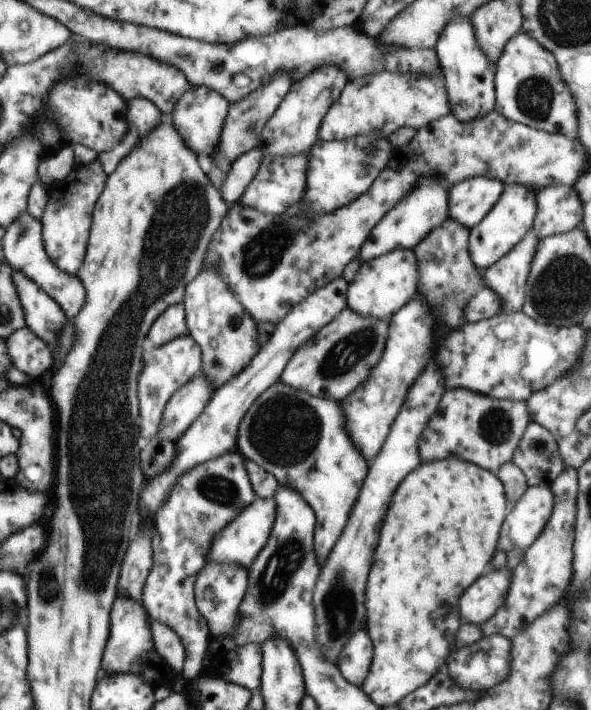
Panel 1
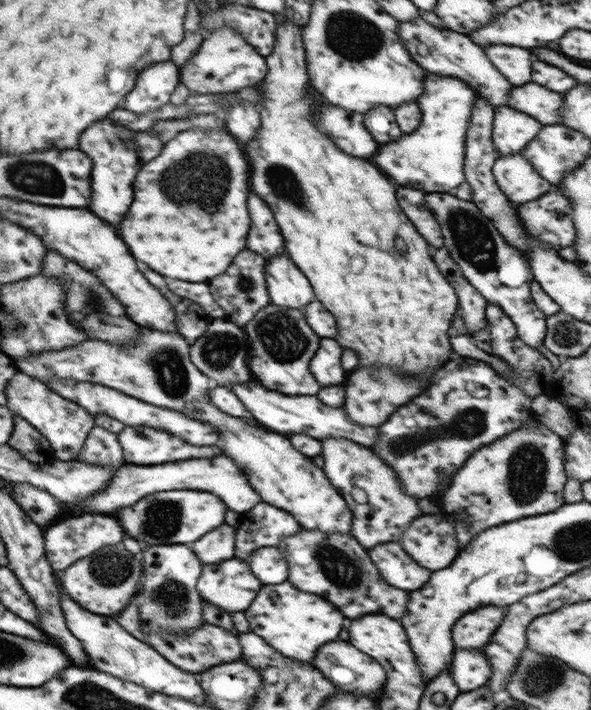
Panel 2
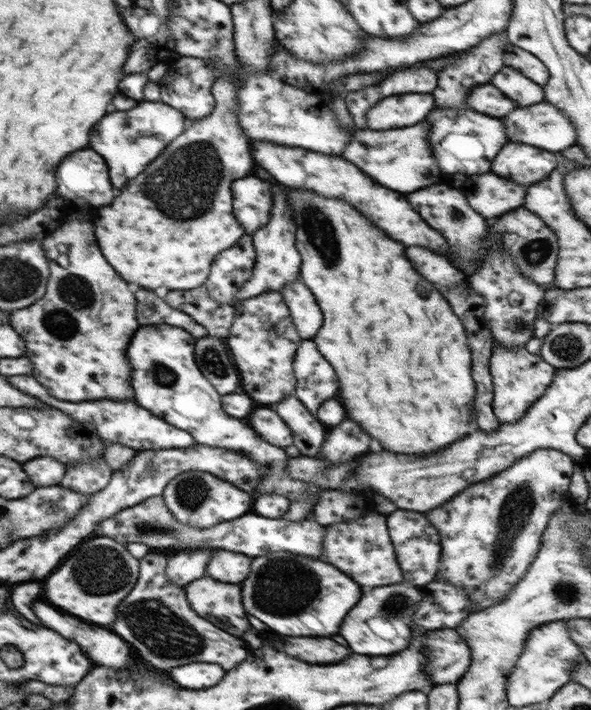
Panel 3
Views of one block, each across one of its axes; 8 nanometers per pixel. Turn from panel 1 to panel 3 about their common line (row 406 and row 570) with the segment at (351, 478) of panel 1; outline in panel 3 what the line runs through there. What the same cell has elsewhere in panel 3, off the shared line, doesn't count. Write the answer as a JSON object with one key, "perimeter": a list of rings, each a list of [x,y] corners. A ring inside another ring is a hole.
{"perimeter":[[[273,552],[253,557],[249,575],[239,585],[247,614],[252,614],[270,630],[284,636],[336,634],[344,616],[362,596],[360,586],[344,571],[322,559],[293,552]]]}

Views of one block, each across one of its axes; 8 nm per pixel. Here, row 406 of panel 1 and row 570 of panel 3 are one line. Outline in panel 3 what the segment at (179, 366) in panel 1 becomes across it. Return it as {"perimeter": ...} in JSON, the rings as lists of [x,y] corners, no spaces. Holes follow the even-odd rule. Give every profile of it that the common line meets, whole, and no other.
{"perimeter":[[[152,551],[139,559],[138,580],[134,588],[126,595],[124,602],[121,602],[118,606],[112,630],[118,636],[122,636],[128,644],[132,644],[132,648],[136,648],[136,652],[144,660],[148,660],[154,668],[168,670],[168,668],[176,668],[177,666],[192,664],[192,662],[214,662],[226,671],[236,668],[248,654],[244,650],[246,645],[243,639],[232,636],[229,632],[220,629],[205,618],[198,616],[190,608],[185,587],[172,584],[166,578],[165,570],[168,559],[160,551]]]}

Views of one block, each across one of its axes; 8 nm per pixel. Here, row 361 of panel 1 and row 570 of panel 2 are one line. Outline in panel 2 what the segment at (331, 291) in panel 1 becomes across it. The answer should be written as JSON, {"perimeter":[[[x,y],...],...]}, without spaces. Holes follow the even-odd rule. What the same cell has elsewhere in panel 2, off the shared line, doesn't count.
{"perimeter":[[[262,547],[254,550],[246,560],[252,573],[264,585],[280,584],[288,581],[288,563],[278,547]]]}

